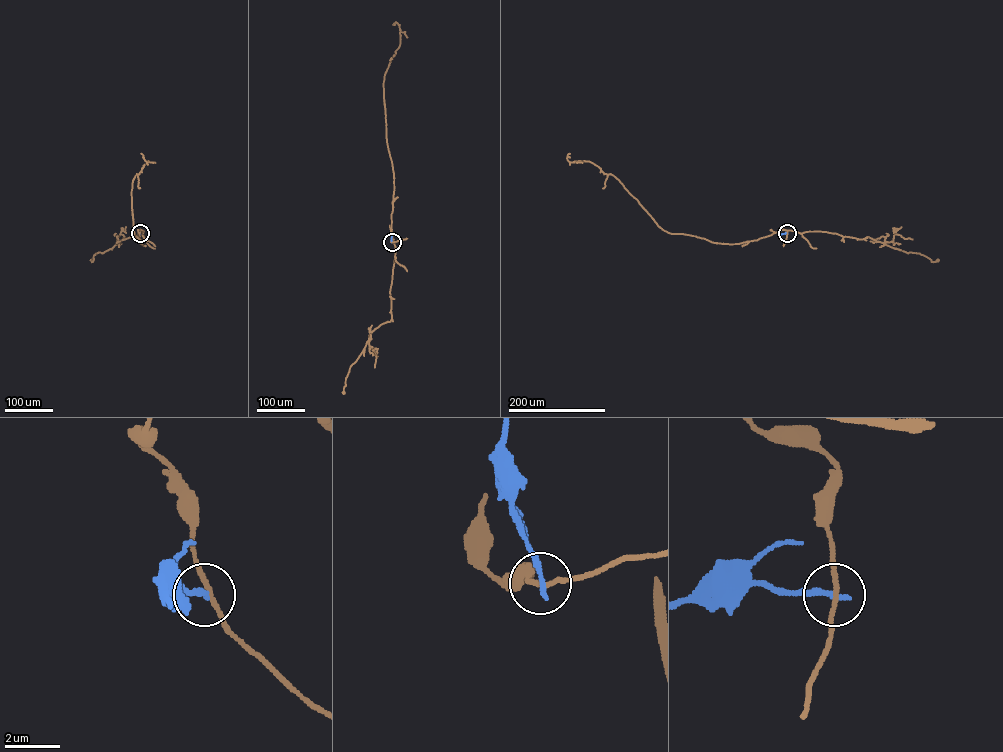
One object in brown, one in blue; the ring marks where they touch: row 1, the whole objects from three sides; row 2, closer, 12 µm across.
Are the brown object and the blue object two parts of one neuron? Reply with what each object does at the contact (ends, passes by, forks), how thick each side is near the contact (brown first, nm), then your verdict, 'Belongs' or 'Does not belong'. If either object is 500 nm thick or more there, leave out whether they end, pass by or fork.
At the ring brown passes by. At the ring blue ends. Thickness 150 nm (brown) against 240 nm. Does not belong

